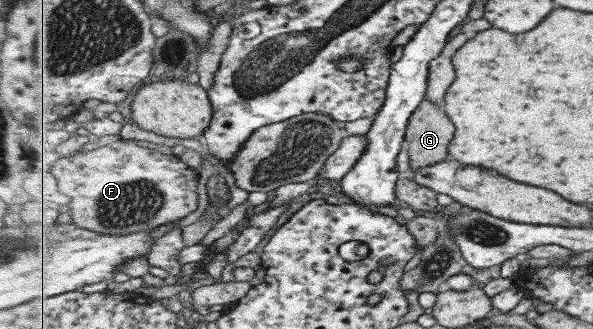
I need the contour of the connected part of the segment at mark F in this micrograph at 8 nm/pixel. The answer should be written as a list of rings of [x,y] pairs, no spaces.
[[[118,140],[106,148],[80,151],[66,158],[59,158],[52,174],[58,178],[60,190],[72,198],[70,214],[74,218],[73,224],[110,236],[134,234],[180,222],[196,212],[200,202],[196,169],[190,168],[178,156],[166,158],[165,150],[158,152],[158,147],[146,148],[145,143],[133,140]]]

